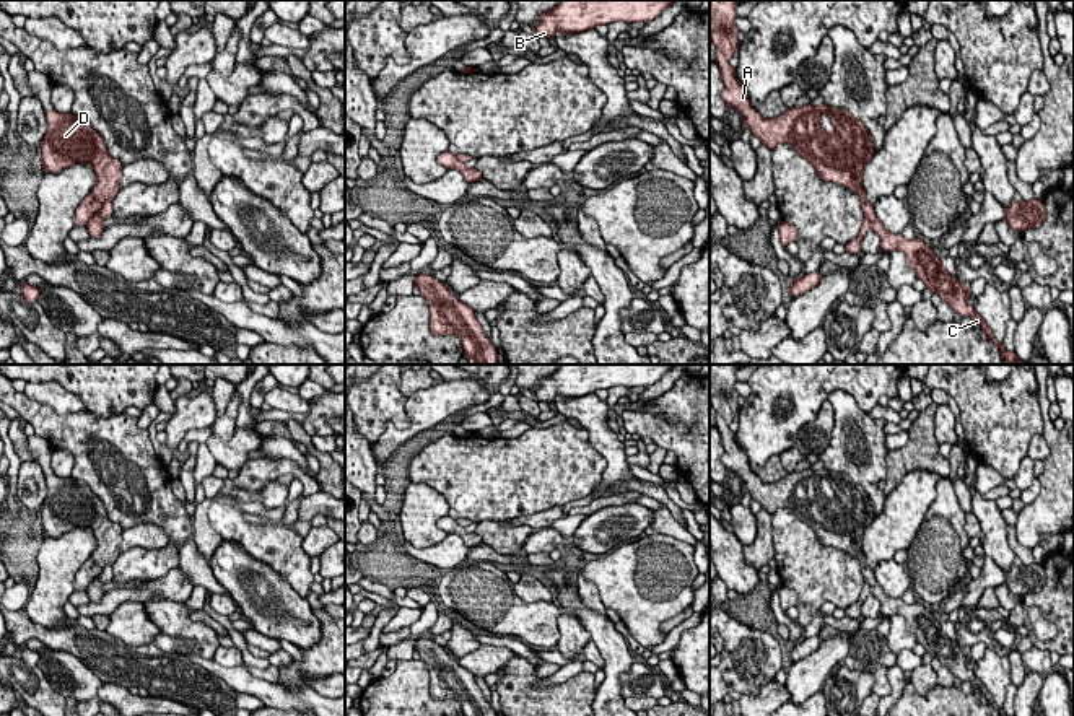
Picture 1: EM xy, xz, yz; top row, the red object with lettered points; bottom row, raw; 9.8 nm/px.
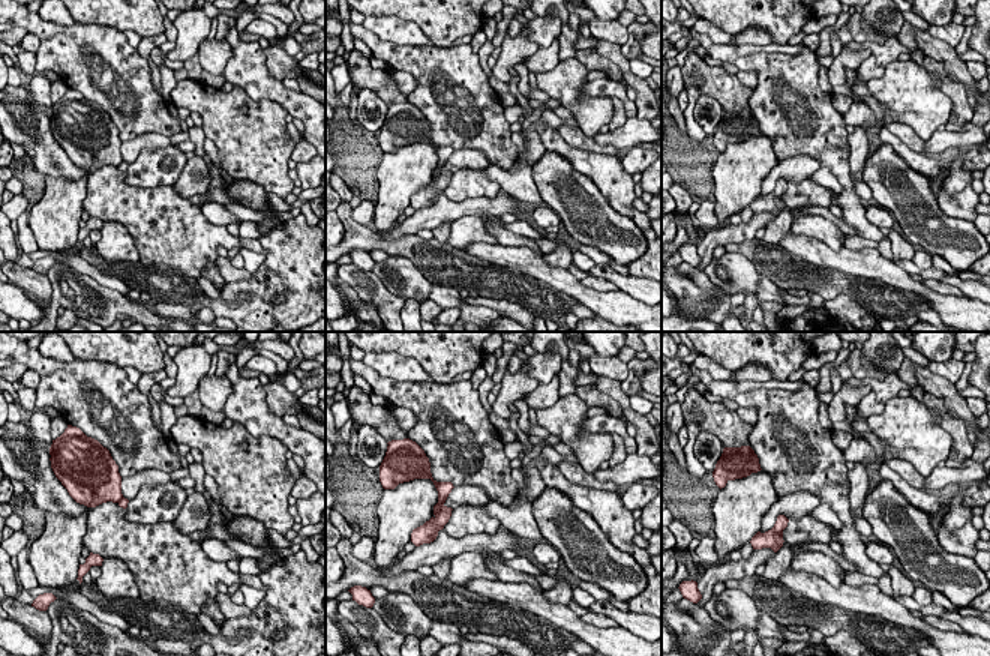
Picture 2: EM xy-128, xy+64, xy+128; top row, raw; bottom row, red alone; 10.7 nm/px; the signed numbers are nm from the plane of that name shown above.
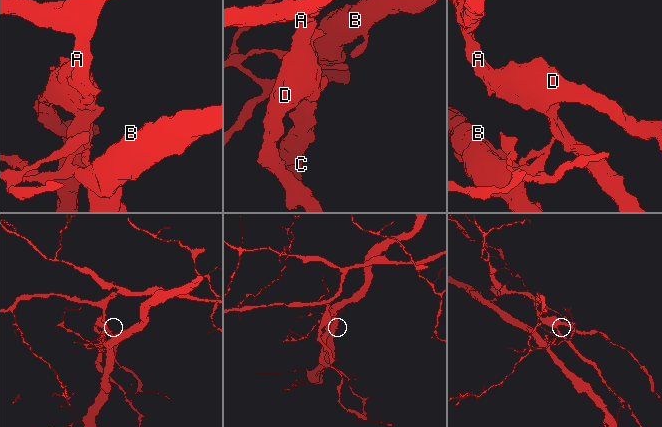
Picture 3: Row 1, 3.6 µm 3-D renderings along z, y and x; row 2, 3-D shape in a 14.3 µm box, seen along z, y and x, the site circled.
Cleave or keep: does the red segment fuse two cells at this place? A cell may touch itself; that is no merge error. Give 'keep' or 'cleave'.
cleave

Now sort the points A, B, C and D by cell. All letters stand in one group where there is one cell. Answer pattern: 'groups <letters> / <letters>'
groups A C D / B

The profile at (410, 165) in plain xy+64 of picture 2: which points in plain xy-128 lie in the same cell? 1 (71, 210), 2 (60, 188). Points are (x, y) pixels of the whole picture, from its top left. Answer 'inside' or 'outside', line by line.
1: inside
2: inside

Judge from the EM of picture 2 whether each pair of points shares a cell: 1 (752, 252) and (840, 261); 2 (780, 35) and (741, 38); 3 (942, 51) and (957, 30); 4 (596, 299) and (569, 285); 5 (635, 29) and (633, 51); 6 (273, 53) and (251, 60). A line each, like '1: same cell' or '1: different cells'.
1: different cells
2: different cells
3: different cells
4: same cell
5: same cell
6: different cells

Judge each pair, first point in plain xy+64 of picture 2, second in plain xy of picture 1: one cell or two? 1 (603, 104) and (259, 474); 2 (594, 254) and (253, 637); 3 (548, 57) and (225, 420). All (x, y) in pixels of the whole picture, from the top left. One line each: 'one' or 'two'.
1: two
2: one
3: one

